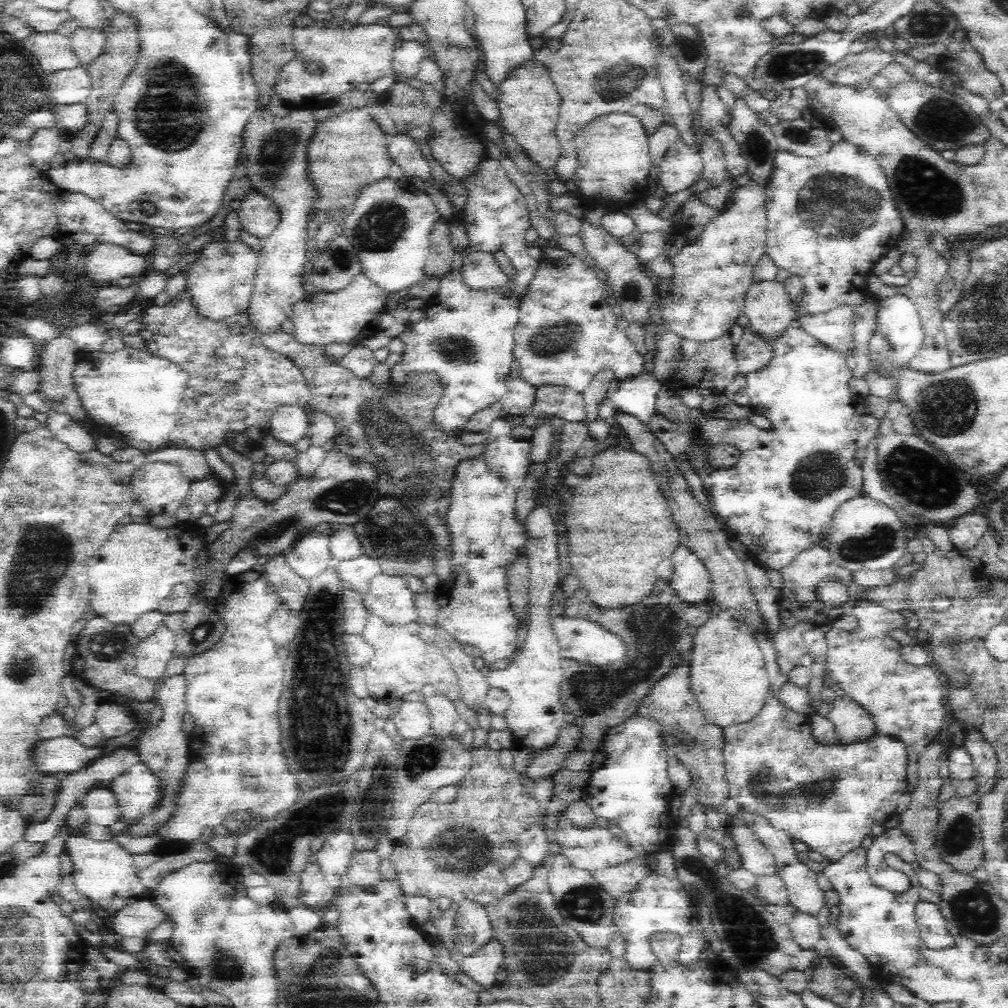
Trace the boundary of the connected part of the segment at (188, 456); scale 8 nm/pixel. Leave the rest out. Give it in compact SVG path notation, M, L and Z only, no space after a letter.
M167 446L146 454L146 460L175 464L191 481L206 480L213 474L206 460L205 451L196 449Z

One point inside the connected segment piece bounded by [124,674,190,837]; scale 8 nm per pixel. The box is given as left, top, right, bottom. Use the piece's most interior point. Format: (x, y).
(165, 748)

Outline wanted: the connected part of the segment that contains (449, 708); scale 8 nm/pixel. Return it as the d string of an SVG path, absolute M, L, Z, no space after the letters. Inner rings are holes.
M438 692L432 698L426 699L426 705L430 711L431 732L439 737L450 735L459 718L455 703Z

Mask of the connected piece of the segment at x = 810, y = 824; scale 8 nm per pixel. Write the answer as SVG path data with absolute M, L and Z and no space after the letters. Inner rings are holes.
M769 688L764 707L754 718L723 729L729 798L746 812L766 817L774 828L788 831L793 839L807 844L809 850L836 862L860 847L874 825L884 825L896 814L898 800L906 794L909 785L908 753L902 741L878 734L869 741L822 746L811 733L809 722L808 716L786 709Z

